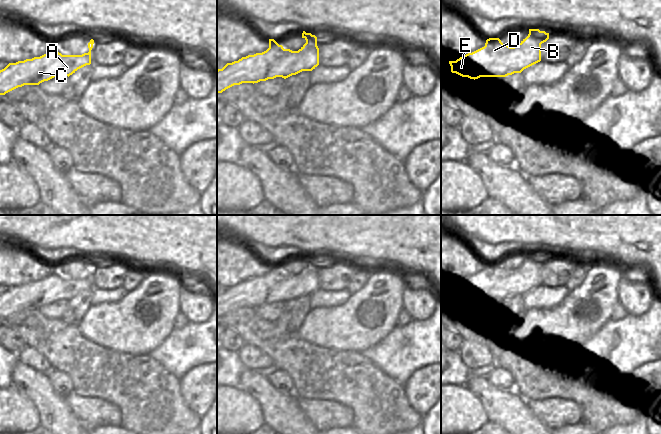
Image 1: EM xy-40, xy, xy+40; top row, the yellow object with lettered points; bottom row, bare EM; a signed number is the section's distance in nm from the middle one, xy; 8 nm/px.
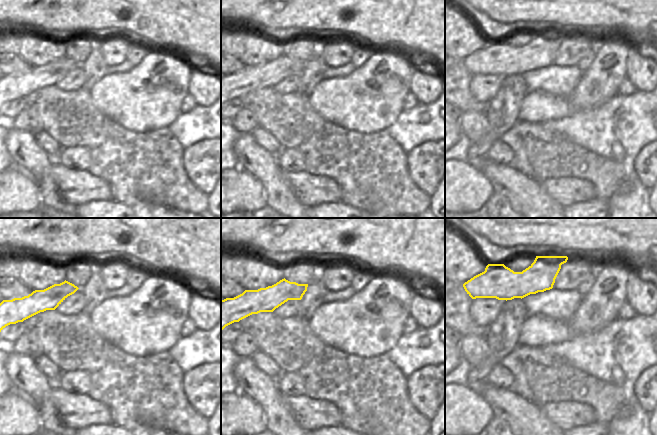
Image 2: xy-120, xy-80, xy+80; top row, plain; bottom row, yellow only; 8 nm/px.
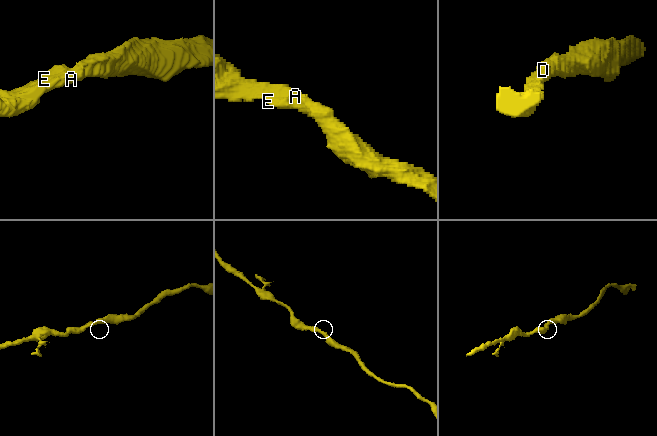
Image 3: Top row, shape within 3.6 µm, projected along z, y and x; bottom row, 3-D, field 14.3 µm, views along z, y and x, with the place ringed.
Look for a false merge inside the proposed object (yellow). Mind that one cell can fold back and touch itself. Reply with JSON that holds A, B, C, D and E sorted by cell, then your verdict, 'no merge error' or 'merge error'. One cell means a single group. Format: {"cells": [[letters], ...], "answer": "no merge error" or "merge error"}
{"cells": [["A", "B", "C", "D", "E"]], "answer": "no merge error"}

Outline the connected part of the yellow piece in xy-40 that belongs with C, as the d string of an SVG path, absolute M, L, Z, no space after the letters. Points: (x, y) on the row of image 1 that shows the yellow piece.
M94 40L88 43L89 52L82 55L62 55L54 48L48 53L9 63L0 70L0 95L24 85L39 85L60 75L70 76L78 69L91 64Z

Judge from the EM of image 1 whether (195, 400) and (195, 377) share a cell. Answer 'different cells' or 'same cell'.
same cell

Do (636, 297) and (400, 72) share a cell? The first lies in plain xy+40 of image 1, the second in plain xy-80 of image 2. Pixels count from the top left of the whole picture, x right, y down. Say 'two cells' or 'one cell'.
two cells

